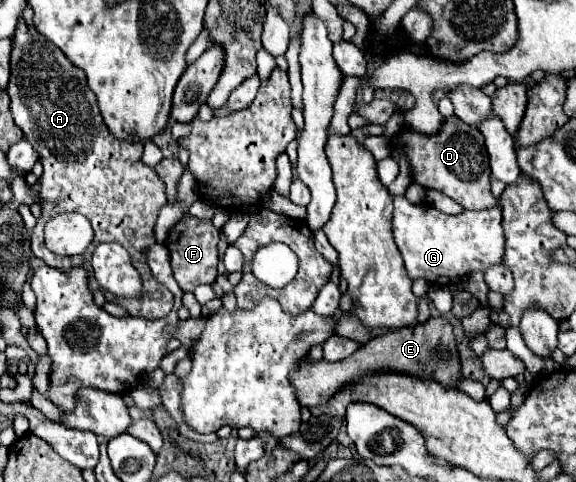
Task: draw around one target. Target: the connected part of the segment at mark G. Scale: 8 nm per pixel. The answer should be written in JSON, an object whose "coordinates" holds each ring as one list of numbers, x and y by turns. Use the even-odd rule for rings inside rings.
{"coordinates":[[394,197,394,239,402,253,406,273,410,279,426,279,434,285,456,283,460,277,472,271,486,271,490,265,502,263,504,257,504,231,502,231,502,211,500,207,484,211,462,211,458,215,446,215,432,207,430,203,414,205,406,197]]}

